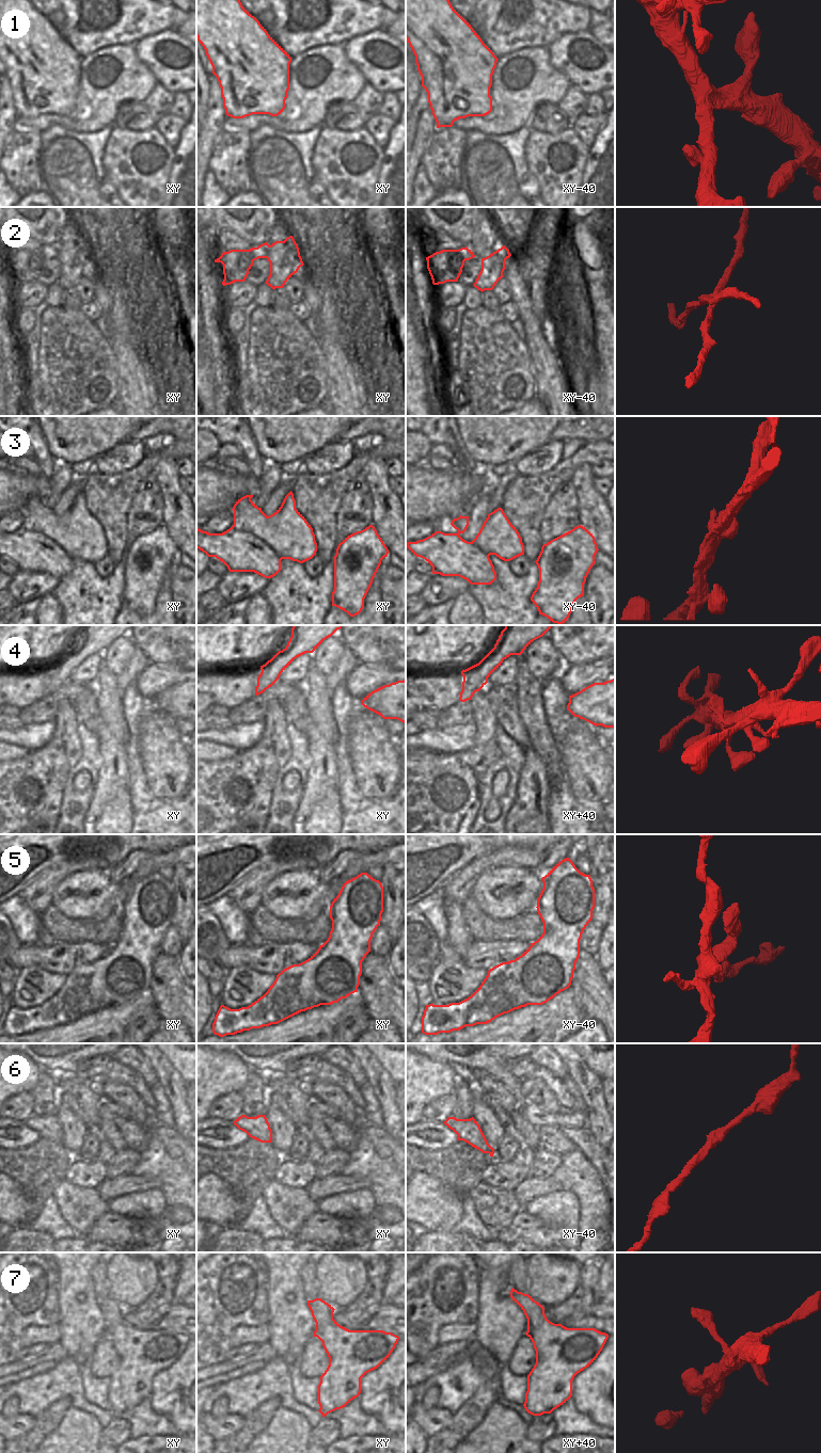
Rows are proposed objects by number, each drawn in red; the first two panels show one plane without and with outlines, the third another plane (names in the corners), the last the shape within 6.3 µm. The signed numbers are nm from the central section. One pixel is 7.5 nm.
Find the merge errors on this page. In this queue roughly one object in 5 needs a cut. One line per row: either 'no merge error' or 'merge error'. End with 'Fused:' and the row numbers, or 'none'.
1: no merge error
2: merge error
3: no merge error
4: no merge error
5: no merge error
6: no merge error
7: no merge error
Fused: 2

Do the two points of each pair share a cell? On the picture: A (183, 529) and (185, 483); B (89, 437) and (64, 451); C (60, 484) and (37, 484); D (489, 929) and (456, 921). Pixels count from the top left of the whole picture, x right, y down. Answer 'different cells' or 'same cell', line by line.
A: different cells
B: same cell
C: different cells
D: different cells

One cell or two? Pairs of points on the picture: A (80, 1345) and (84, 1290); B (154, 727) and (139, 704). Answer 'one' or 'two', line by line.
A: one
B: two

